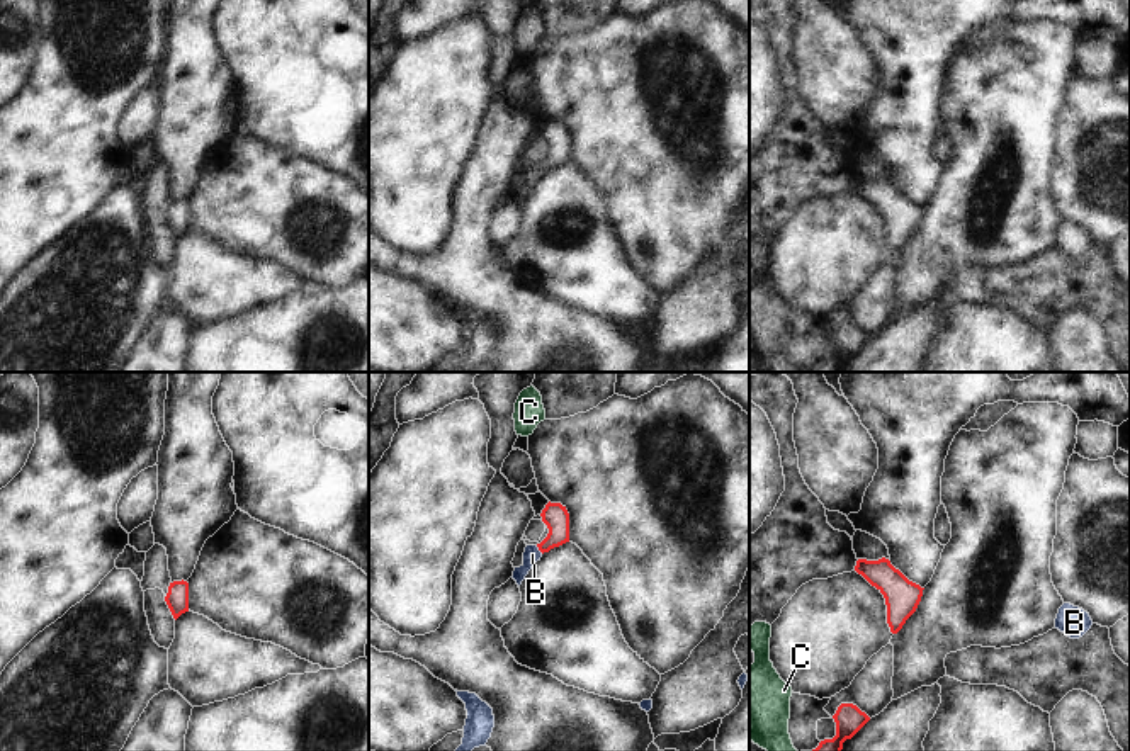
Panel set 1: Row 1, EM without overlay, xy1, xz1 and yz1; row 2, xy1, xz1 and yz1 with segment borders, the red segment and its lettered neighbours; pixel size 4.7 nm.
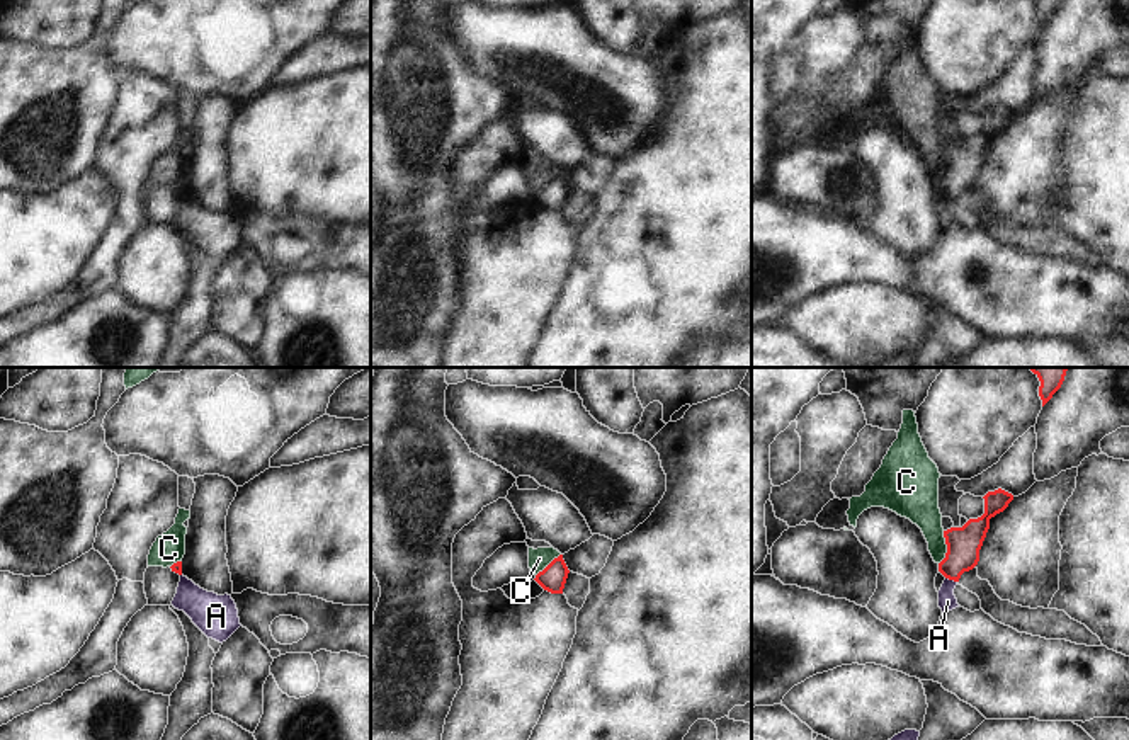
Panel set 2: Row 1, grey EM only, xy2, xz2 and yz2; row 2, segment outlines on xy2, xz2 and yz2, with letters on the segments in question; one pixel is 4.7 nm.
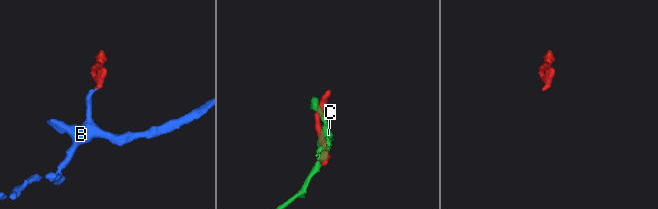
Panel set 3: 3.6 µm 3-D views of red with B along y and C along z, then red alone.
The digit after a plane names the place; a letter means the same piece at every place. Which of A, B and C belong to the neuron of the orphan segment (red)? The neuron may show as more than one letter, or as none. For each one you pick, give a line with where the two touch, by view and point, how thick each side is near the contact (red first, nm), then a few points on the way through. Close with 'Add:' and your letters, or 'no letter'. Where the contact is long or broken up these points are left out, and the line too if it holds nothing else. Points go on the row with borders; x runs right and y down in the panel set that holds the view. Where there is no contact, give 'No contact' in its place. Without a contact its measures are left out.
B: Touches red at xz1 (539, 549). Thickness 120 nm (red) against 80 nm. Path across: xz1 (554, 515), (554, 536), (539, 549), (532, 554)
Add: B.

